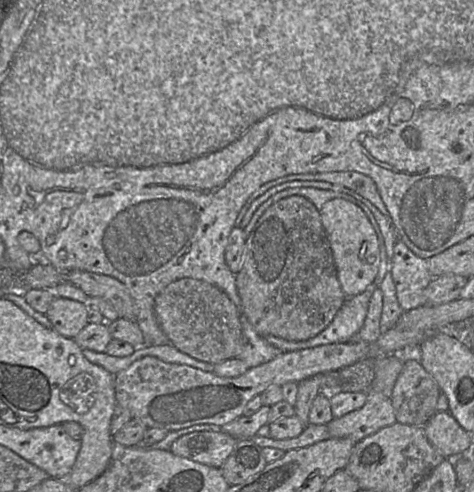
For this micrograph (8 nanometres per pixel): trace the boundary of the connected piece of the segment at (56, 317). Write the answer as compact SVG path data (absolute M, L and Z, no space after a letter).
M58 296L45 315L52 323L52 329L66 338L73 339L88 324L85 304Z

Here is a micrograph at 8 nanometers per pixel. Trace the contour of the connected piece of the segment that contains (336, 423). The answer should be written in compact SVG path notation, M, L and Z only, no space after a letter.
M369 390L363 407L333 418L326 426L331 438L347 438L358 443L395 422L391 399L380 392Z

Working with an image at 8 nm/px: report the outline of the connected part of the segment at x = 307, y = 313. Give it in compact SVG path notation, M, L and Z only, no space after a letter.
M290 195L281 198L268 207L261 215L251 232L245 238L244 257L239 271L235 274L235 280L243 311L255 331L261 336L271 335L286 340L301 341L318 335L330 324L337 311L343 305L346 298L348 298L344 294L337 278L335 264L321 222L320 212L310 200L301 195Z

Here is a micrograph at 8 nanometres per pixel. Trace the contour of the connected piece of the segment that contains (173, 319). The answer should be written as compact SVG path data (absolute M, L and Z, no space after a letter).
M190 277L167 285L154 301L157 322L179 351L213 365L237 357L243 347L243 329L235 304L221 289Z

